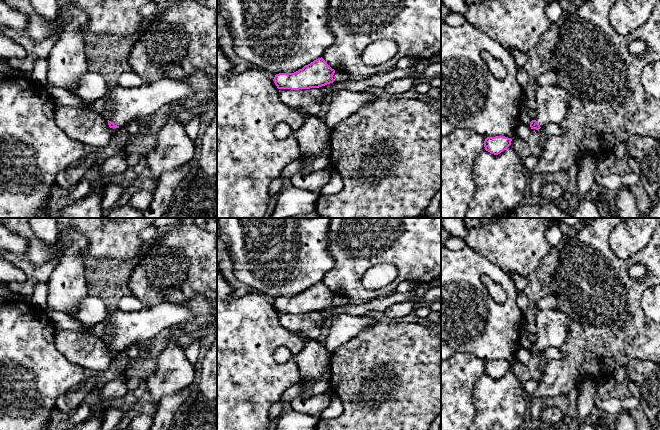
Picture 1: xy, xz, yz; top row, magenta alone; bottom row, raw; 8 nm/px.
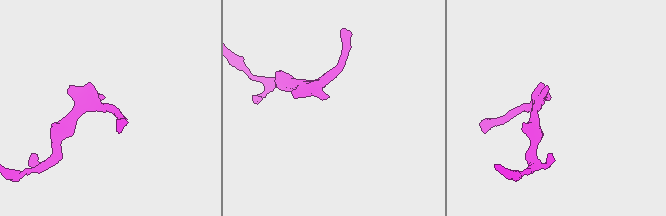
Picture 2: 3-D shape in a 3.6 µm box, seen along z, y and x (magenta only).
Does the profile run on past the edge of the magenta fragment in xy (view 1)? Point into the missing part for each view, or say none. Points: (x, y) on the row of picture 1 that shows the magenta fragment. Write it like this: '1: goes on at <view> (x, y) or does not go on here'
1: goes on at xy (128, 104)

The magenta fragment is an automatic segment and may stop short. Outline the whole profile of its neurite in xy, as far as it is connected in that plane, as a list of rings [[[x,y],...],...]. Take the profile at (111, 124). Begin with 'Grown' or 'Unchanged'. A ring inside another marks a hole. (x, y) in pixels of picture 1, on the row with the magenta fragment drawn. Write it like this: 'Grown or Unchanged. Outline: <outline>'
Grown. Outline: [[[196,70],[186,81],[161,78],[134,88],[116,85],[107,96],[112,101],[108,125],[110,128],[124,127],[129,122],[152,115],[163,105],[178,102],[196,92],[211,91],[215,84],[207,74]]]

